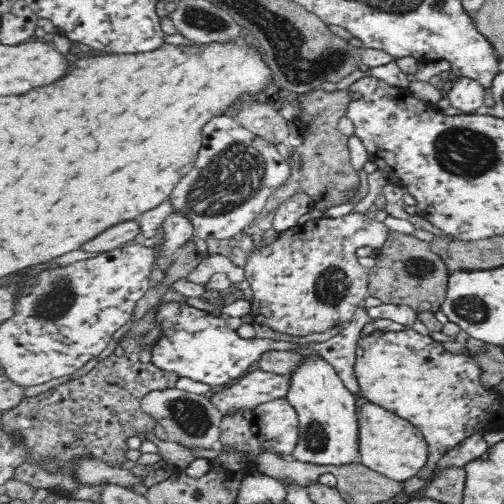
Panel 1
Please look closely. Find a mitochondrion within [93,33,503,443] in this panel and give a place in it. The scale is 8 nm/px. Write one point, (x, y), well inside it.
(236, 174)

